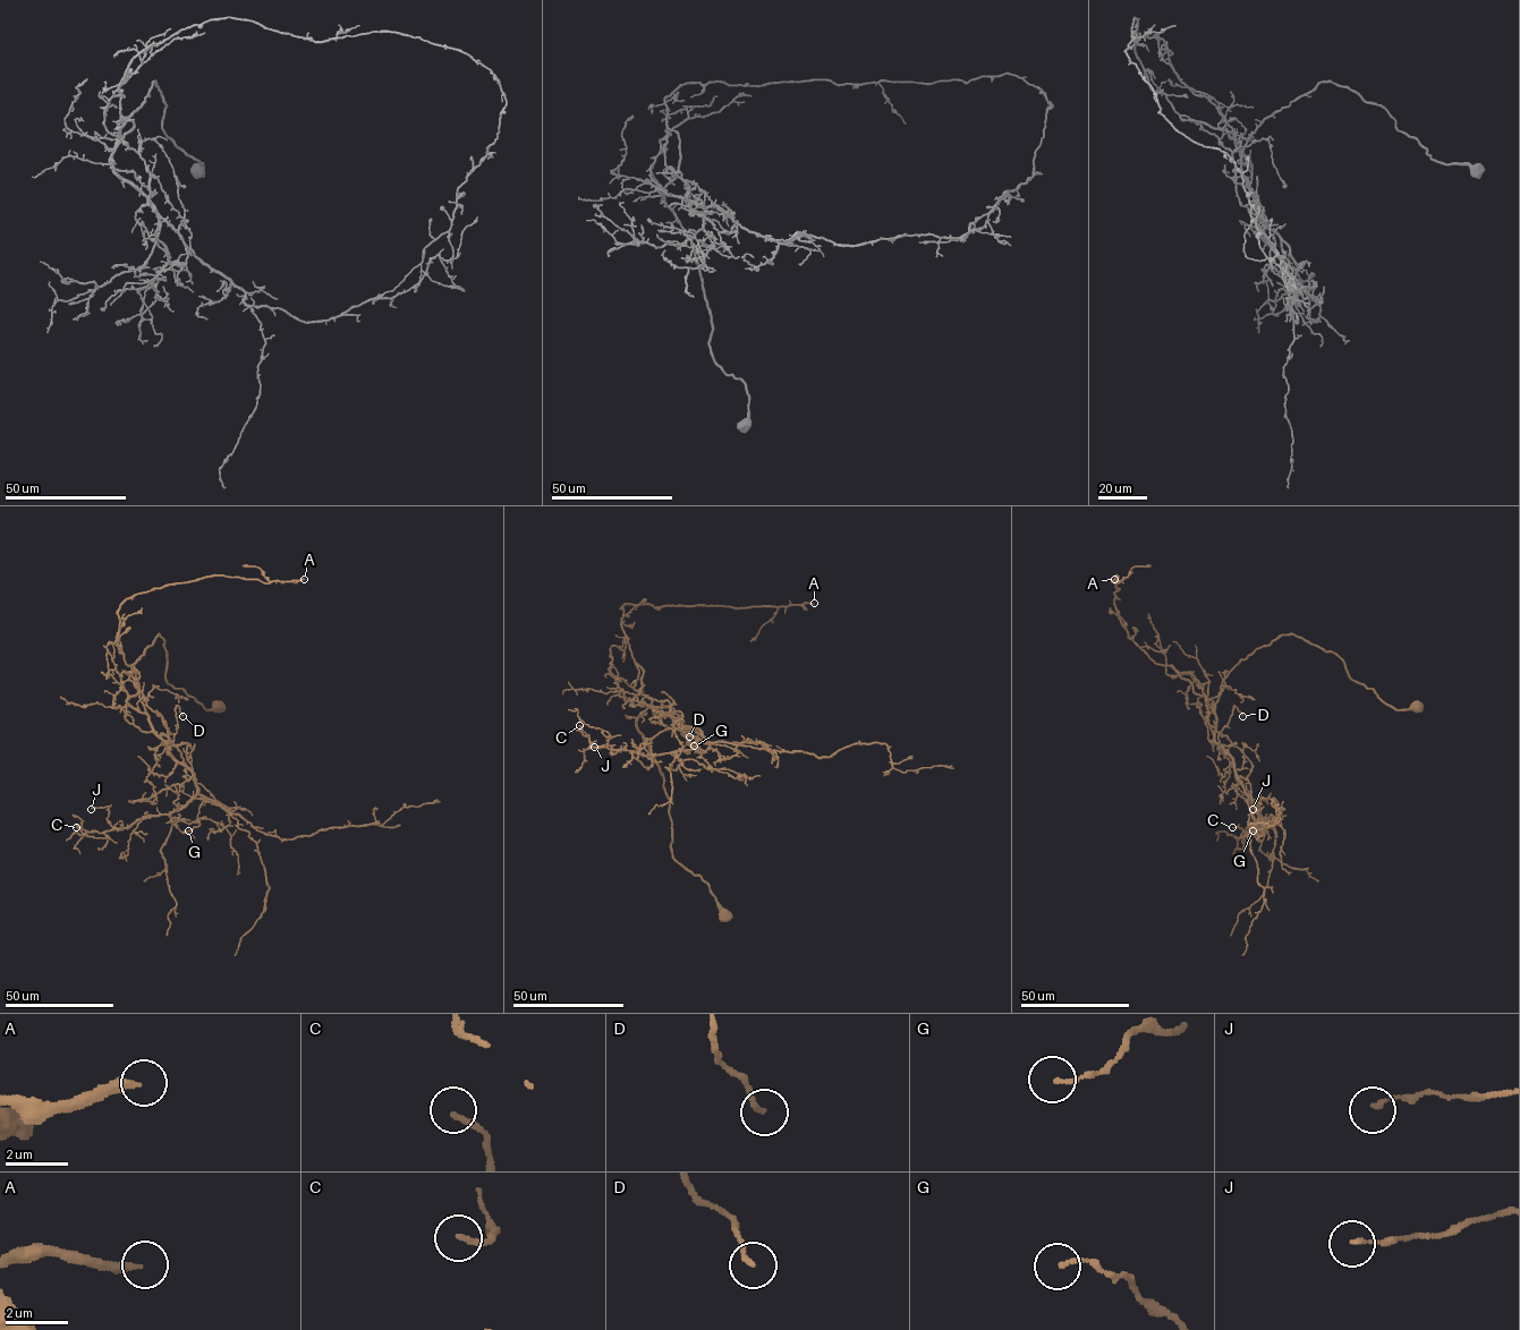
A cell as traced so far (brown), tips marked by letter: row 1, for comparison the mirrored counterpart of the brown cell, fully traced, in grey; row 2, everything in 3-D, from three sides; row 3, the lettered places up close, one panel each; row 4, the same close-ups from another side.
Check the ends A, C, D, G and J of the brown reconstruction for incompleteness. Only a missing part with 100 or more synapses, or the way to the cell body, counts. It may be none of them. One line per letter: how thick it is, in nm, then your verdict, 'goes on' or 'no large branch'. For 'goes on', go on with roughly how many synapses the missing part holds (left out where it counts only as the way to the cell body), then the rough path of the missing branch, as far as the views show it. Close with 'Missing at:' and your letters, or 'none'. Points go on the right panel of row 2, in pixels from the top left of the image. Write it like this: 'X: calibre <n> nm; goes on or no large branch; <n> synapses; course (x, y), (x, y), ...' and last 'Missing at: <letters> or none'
A: calibre 280 nm; goes on; 300 synapses; course (1114, 579), (1114, 563), (1111, 578), (1140, 630), (1178, 653), (1197, 674), (1215, 733), (1241, 782), (1265, 806)
C: calibre 170 nm; no large branch
D: calibre 160 nm; no large branch
G: calibre 130 nm; no large branch
J: calibre 120 nm; no large branch
Missing at: A

